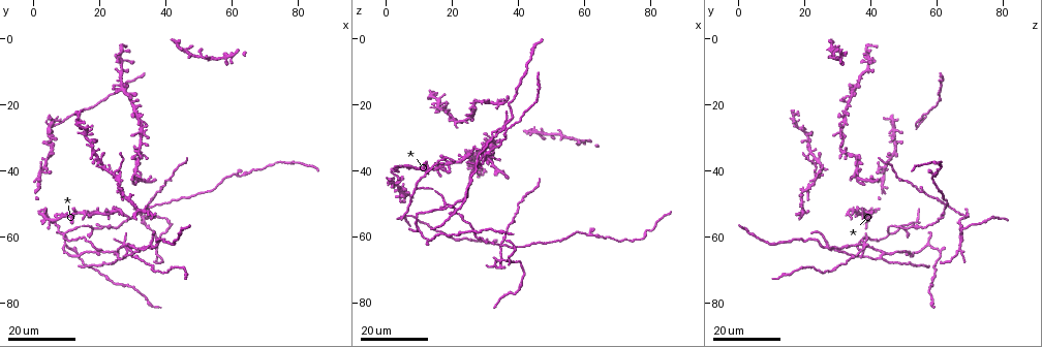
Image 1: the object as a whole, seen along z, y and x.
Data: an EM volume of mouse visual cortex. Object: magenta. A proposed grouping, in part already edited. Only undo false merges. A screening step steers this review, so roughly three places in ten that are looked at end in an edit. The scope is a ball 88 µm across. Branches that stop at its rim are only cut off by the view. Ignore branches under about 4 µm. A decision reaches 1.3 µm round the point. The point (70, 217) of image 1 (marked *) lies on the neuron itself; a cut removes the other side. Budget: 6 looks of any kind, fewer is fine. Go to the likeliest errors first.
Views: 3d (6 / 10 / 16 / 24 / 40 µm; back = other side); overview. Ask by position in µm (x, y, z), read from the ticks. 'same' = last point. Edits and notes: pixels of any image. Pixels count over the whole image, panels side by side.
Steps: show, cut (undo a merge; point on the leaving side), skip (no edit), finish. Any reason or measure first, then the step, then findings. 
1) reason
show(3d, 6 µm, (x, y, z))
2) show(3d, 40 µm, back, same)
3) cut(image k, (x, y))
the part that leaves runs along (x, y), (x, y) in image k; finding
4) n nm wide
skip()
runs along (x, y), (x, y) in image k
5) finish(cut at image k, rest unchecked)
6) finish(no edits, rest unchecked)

thin arm on a thick one
show(3d, 24 µm, (26.5, 63.0, 37.5))

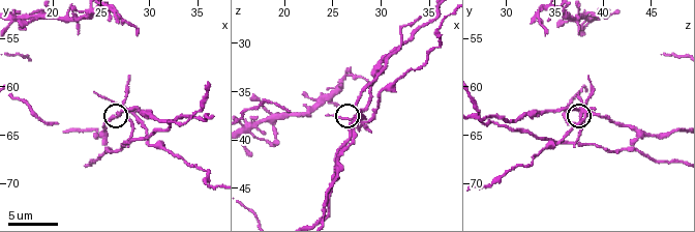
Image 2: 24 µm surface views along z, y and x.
show(3d, 6 µm, (27.0, 62.2, 38.0))

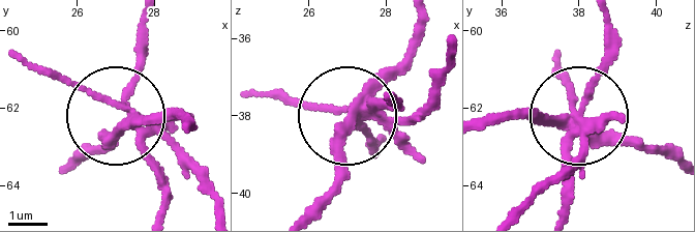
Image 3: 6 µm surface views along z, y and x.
cut(image 3, (143, 68))
the part that leaves runs along (370, 116), (417, 107), (446, 47) in image 3; a second neuron is stuck on

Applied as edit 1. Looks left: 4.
show(overview)

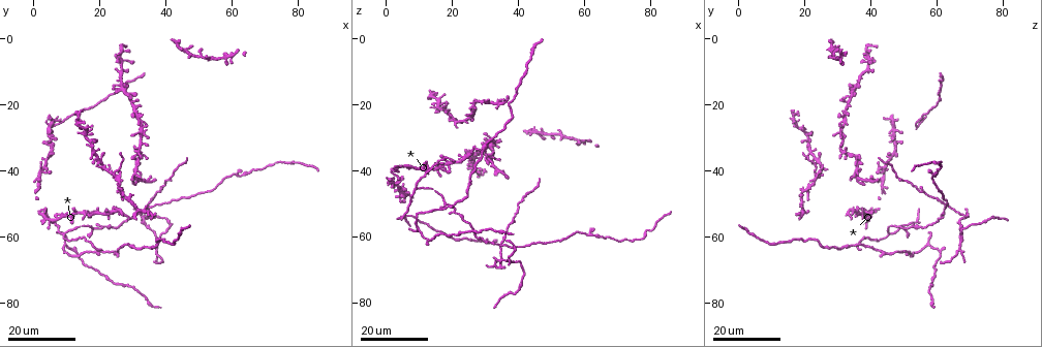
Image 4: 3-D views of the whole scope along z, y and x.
four or more arms meet
show(3d, 24 µm, (24.5, 51.5, 35.5))

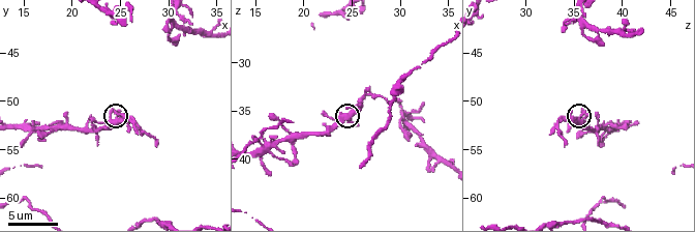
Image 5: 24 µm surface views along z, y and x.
closer look
show(3d, 6 µm, (24.8, 51.8, 35.6))

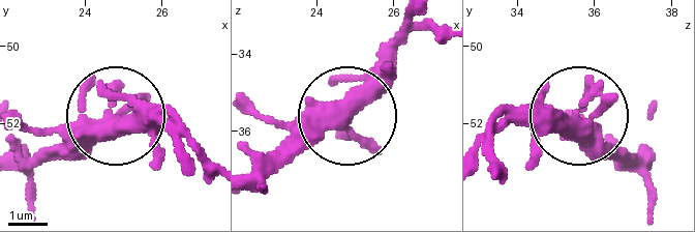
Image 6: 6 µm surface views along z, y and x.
show(3d, 6 µm, back, (24.80, 51.95, 35.65))

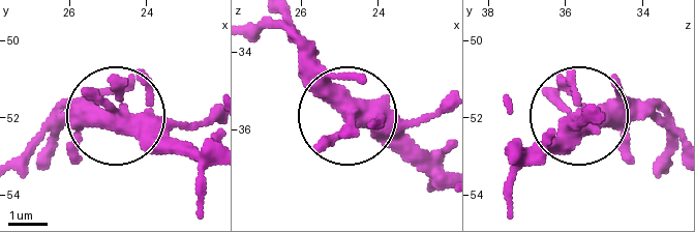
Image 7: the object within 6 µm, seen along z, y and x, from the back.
skip()
runs along (208, 151), (158, 144), (119, 111), (53, 111) in image 7; continuous, no second neuron

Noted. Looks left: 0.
finish(cut at image 3, rest unchecked)

